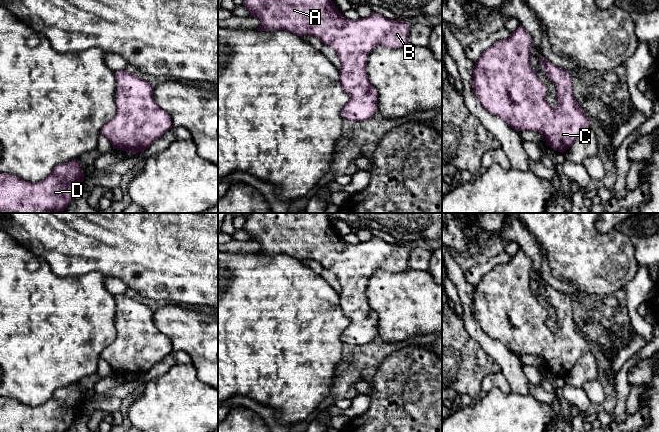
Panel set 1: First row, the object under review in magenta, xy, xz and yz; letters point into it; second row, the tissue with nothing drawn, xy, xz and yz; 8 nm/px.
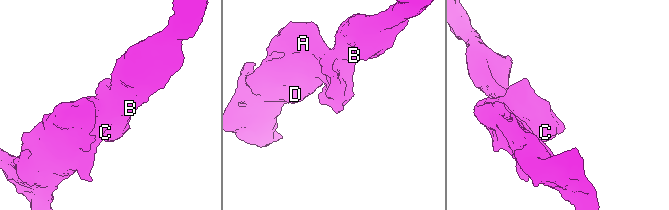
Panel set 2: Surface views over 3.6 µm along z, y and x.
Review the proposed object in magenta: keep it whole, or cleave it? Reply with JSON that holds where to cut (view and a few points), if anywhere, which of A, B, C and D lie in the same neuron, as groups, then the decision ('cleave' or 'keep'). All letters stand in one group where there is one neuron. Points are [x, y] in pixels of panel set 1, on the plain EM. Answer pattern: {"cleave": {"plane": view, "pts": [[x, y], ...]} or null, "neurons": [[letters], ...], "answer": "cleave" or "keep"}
{"cleave": null, "neurons": [["A", "B", "C", "D"]], "answer": "keep"}

